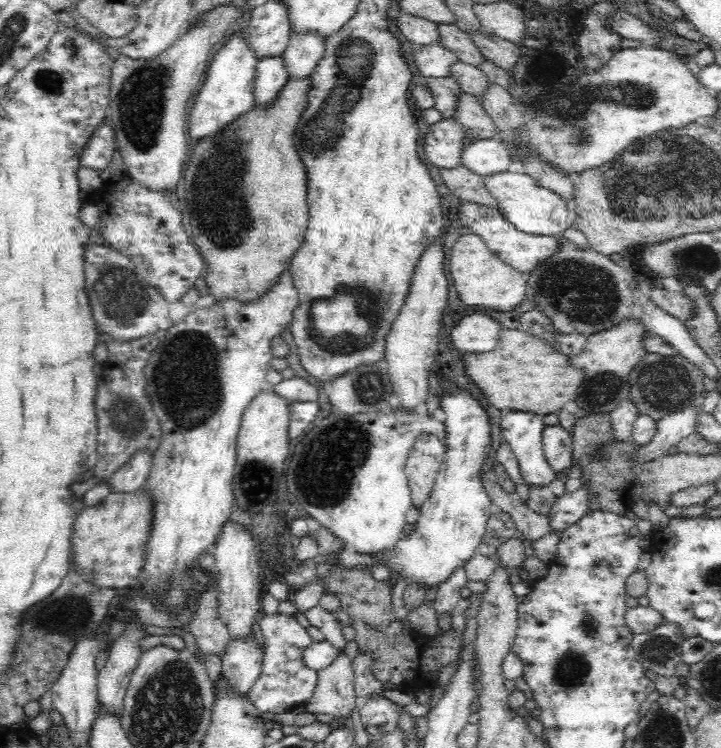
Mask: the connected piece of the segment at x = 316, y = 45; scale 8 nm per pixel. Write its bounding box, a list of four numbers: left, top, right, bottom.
[281,36,324,80]

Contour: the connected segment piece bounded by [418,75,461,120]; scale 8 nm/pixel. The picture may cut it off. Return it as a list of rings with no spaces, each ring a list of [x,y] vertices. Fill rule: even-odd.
[[[446,75],[421,77],[418,85],[431,94],[434,110],[437,110],[444,119],[450,119],[454,112],[455,98],[461,93],[458,83]]]

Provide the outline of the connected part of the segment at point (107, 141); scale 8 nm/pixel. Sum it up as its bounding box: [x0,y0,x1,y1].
[82,123,117,171]

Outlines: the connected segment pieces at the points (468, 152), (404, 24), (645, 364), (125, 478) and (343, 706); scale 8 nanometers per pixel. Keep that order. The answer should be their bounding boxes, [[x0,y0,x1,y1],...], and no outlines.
[[459,137,509,177],[392,13,437,44],[628,354,705,422],[108,452,152,495],[306,654,357,729]]

